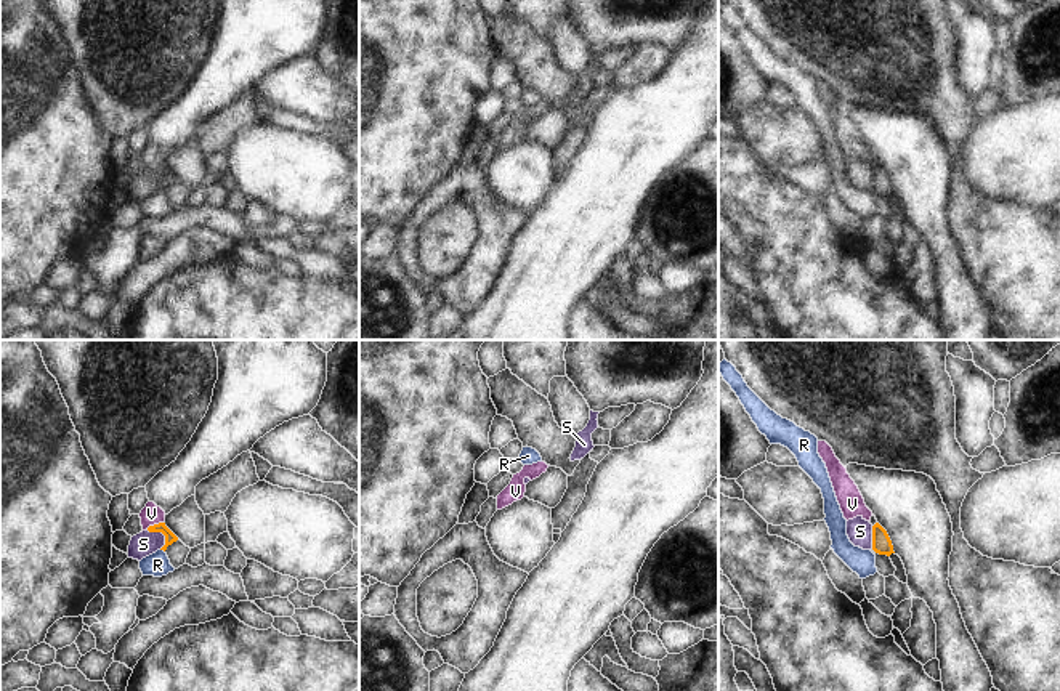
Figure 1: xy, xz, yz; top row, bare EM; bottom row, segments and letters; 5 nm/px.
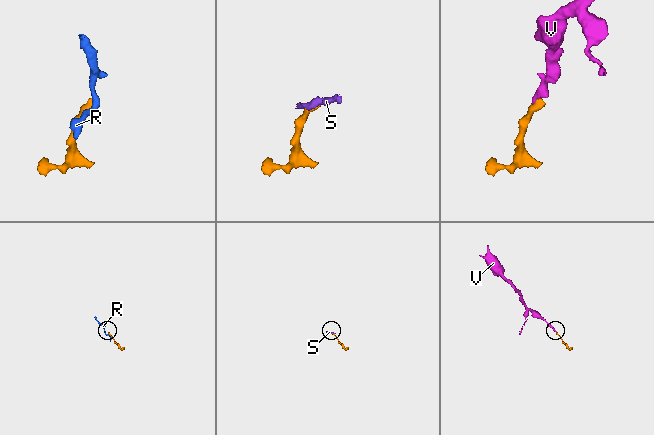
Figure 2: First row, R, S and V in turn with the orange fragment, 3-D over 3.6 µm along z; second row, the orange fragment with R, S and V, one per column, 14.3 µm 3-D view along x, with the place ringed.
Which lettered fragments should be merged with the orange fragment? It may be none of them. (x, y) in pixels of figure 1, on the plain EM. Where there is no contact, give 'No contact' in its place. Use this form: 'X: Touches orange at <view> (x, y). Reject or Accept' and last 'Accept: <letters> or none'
R: Touches orange at xy (162, 189). Reject
S: Touches orange at xy (159, 172). Reject
V: Touches orange at xy (154, 165). Accept
Accept: V

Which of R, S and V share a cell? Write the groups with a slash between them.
R / S / V

